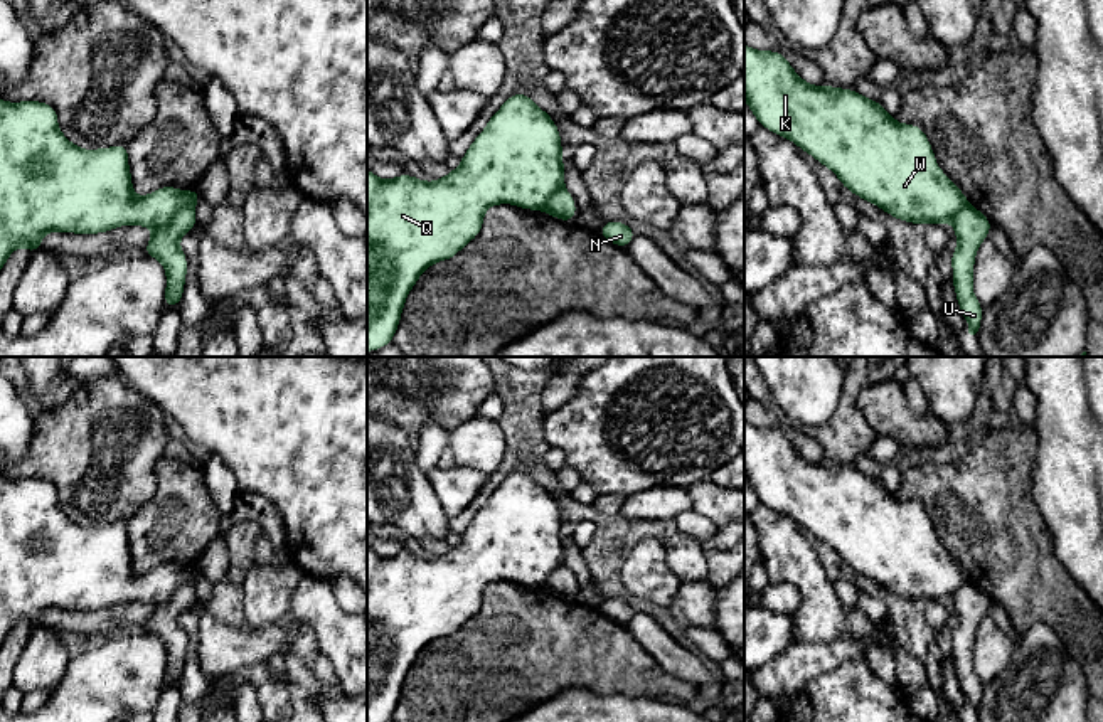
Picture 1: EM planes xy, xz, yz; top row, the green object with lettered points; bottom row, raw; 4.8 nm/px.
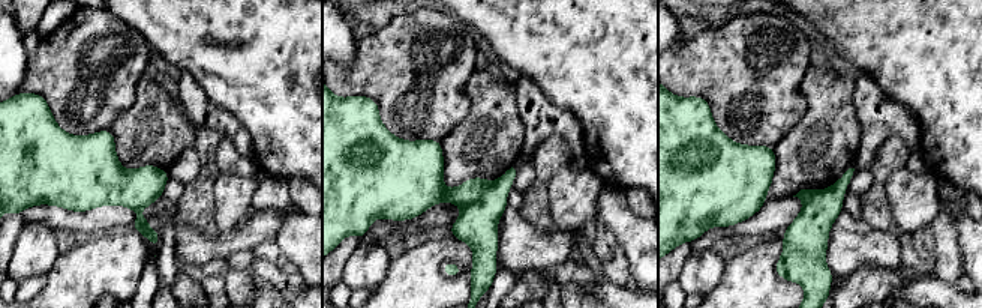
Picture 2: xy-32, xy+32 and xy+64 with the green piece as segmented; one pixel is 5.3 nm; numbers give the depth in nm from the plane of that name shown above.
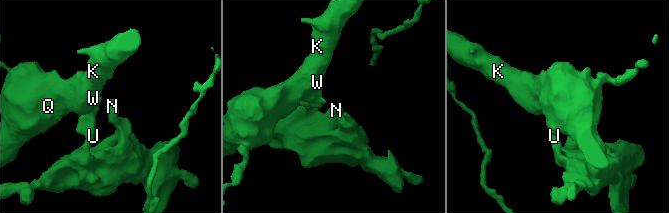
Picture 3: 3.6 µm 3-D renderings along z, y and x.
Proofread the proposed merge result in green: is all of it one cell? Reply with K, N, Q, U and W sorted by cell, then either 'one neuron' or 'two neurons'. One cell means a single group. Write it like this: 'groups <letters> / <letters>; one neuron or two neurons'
groups K Q W / N U; two neurons

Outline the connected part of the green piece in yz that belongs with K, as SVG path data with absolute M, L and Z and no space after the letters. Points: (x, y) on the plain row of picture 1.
M744 421L744 476L758 500L830 545L840 560L894 596L911 601L953 599L968 581L963 569L936 542L919 502L896 500L879 478L857 468L812 463L781 429L754 427Z

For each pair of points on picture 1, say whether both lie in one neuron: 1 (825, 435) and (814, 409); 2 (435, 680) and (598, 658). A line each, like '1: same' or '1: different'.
1: different
2: same

